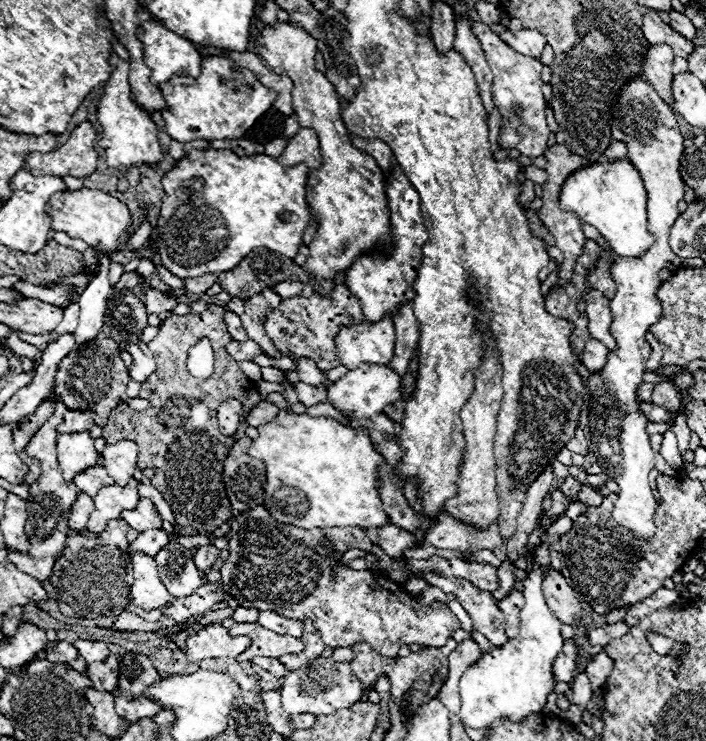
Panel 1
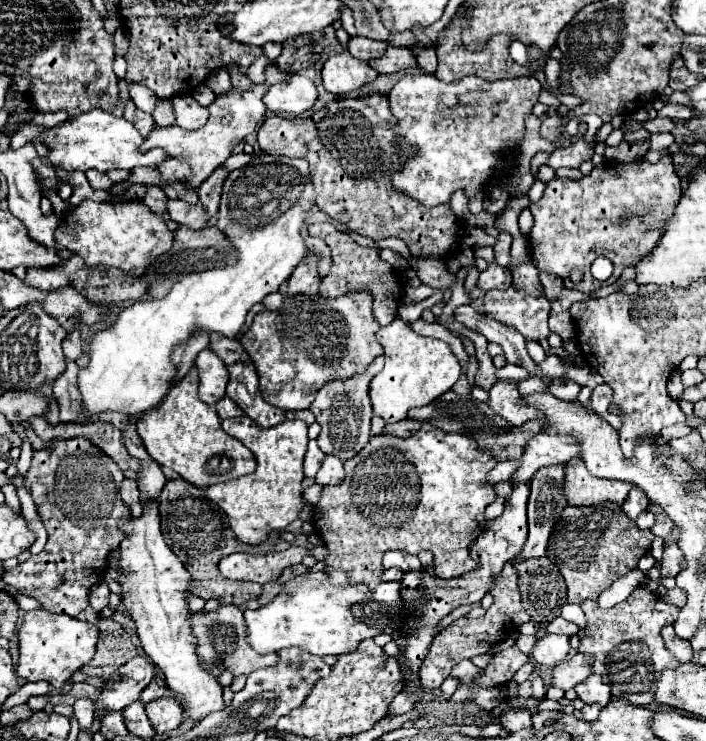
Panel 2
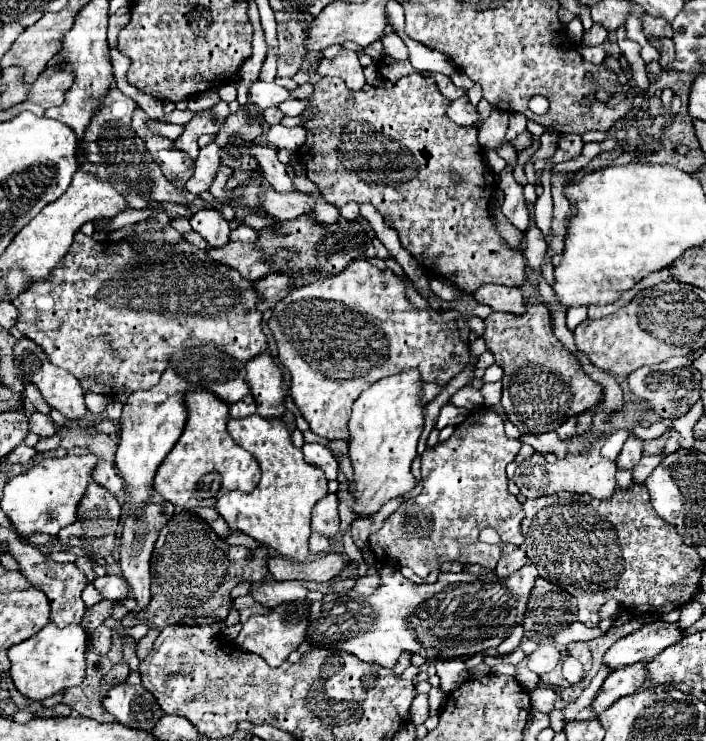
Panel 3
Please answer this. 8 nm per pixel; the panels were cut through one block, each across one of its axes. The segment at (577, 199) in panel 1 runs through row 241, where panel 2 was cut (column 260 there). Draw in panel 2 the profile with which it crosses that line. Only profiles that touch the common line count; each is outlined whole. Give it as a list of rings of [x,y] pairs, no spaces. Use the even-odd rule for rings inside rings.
[[[307,572],[286,582],[282,592],[266,606],[244,610],[246,642],[260,654],[300,646],[316,656],[338,656],[352,652],[364,638],[390,632],[394,610],[400,610],[400,582],[382,582],[376,590],[368,590],[364,584],[334,586],[325,572]]]

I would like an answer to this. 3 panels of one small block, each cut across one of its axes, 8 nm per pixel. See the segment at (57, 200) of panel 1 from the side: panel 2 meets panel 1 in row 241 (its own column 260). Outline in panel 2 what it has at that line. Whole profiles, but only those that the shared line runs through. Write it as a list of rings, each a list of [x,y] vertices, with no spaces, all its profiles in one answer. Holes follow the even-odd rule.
[[[272,62],[264,70],[264,82],[262,84],[252,84],[252,90],[244,90],[244,92],[230,90],[228,94],[216,96],[216,100],[208,106],[210,118],[202,128],[184,130],[178,126],[168,126],[168,128],[156,126],[150,132],[150,136],[146,138],[146,148],[164,148],[174,158],[190,160],[192,178],[186,182],[186,186],[198,188],[220,164],[224,164],[228,160],[232,148],[238,142],[242,142],[248,134],[252,134],[256,130],[256,126],[260,126],[260,122],[264,120],[264,114],[266,114],[266,104],[262,102],[262,96],[268,92],[270,86],[288,80],[290,74],[294,74],[290,68],[280,68],[276,62]]]

